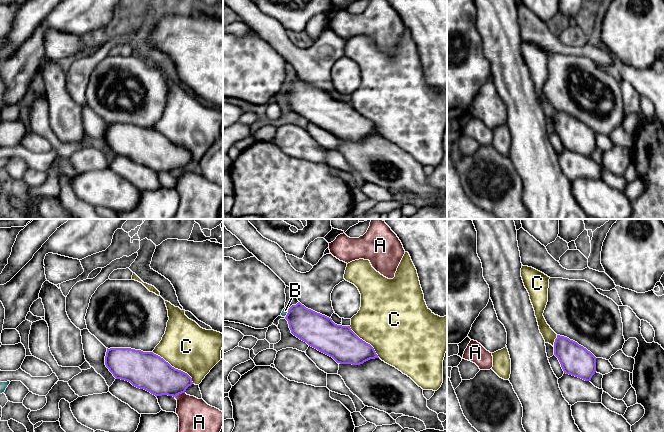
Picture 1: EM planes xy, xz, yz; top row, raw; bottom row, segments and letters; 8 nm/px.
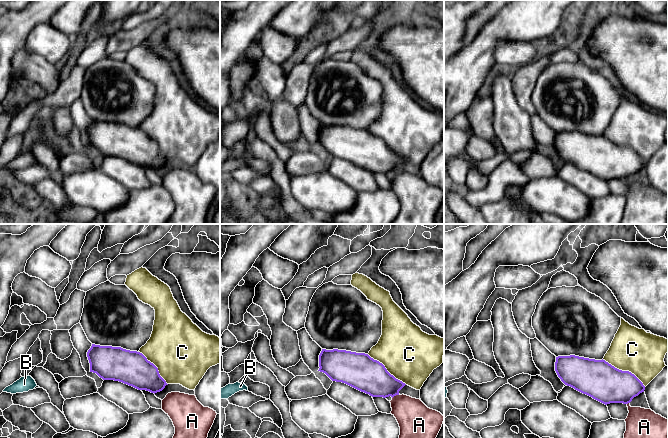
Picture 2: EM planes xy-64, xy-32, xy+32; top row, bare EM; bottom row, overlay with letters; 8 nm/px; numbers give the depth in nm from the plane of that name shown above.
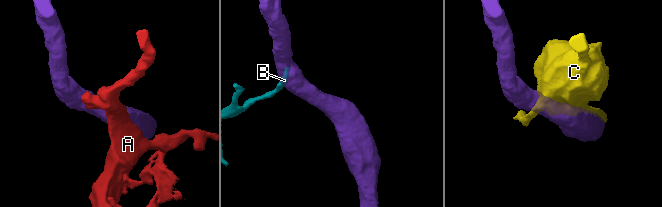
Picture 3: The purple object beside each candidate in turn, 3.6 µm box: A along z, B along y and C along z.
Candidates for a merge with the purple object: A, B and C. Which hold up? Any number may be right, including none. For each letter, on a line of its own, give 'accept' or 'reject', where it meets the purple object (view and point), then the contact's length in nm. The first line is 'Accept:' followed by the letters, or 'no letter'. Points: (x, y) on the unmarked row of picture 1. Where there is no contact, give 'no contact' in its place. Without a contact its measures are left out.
Accept: no letter
A: reject; contact xy (179, 169); length 90 nm
B: reject; contact xz (287, 89); length 80 nm
C: reject; contact xy (173, 143); length 420 nm

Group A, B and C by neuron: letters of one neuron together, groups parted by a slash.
A / B / C

